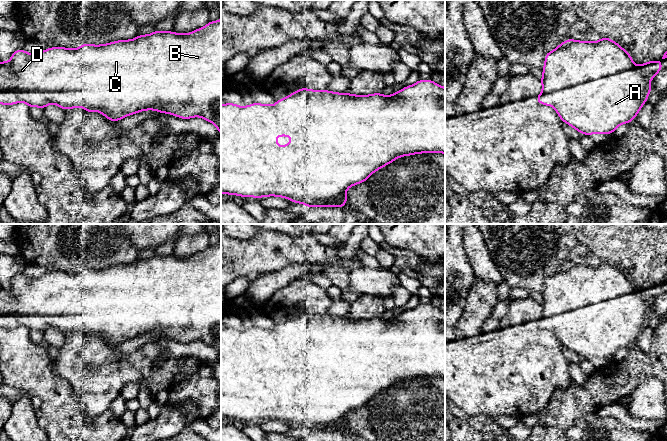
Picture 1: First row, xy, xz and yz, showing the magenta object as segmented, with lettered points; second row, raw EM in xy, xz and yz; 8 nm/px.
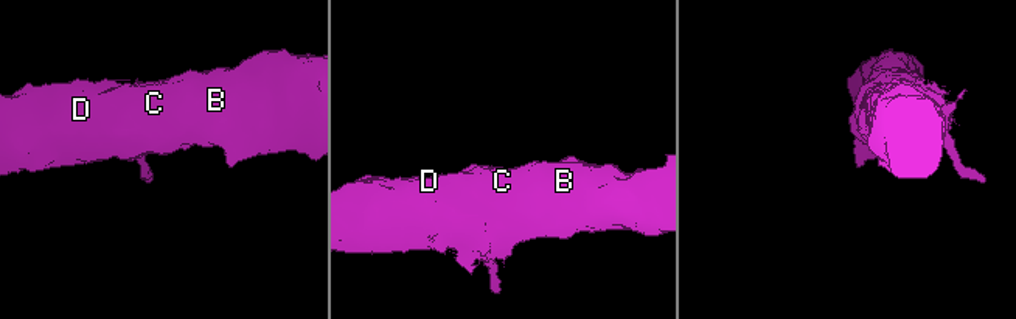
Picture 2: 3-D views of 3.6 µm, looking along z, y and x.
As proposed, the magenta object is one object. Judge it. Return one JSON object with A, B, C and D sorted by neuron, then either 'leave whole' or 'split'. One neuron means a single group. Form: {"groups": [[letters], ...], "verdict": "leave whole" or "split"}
{"groups": [["A", "B", "C", "D"]], "verdict": "leave whole"}

